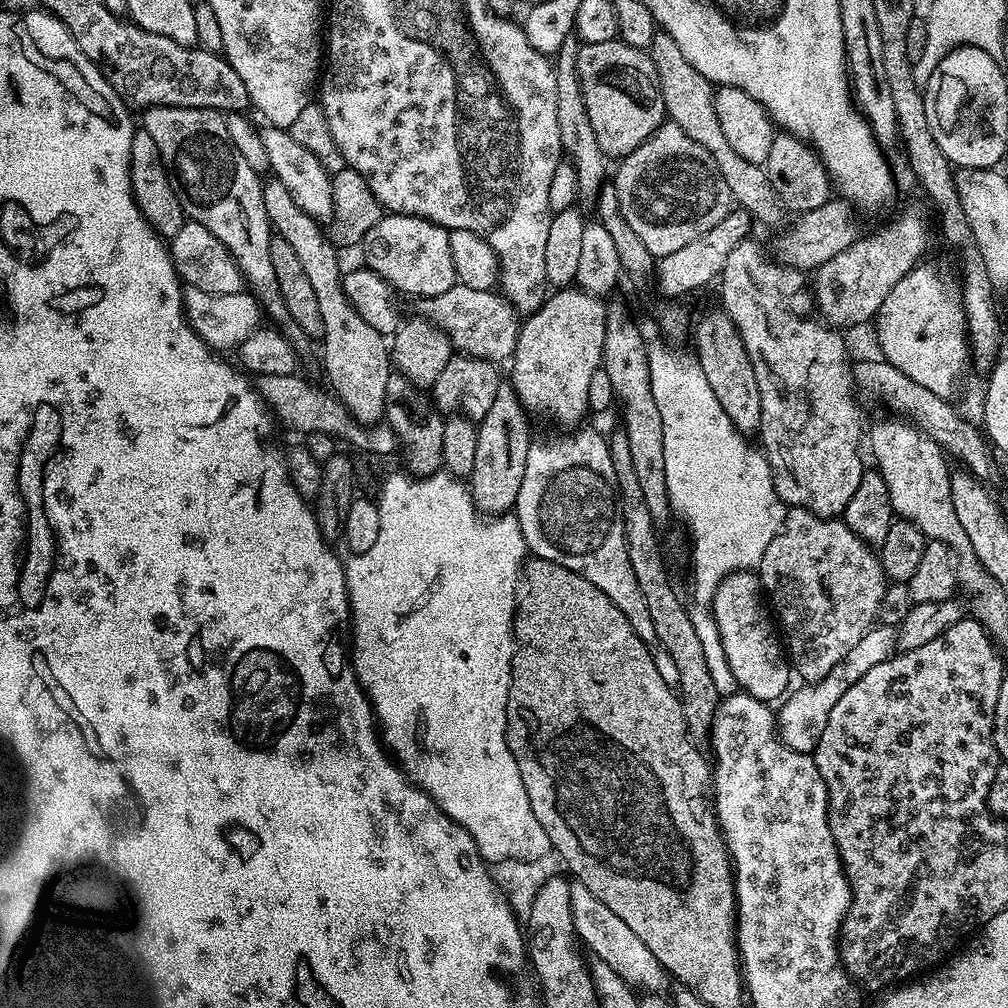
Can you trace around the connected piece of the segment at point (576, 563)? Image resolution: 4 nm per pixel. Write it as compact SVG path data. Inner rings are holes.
M580 426L567 434L560 434L564 436L552 436L549 440L537 439L528 447L526 474L522 474L522 486L518 490L518 498L516 499L516 507L514 509L518 526L522 526L522 538L526 538L529 553L535 559L558 562L562 566L566 566L566 570L574 570L574 574L582 574L582 578L586 578L586 582L594 582L594 586L598 586L598 590L602 590L602 594L606 594L606 598L610 598L610 602L614 602L614 606L618 606L618 610L622 610L622 614L626 614L626 618L630 618L630 626L634 626L634 634L638 634L638 638L642 638L642 642L646 642L646 646L654 658L654 666L658 666L658 674L662 674L662 679L666 681L666 686L678 689L678 670L674 667L674 661L671 660L670 654L666 654L666 646L662 646L662 642L658 642L658 634L654 634L654 622L650 618L650 610L646 610L646 601L642 599L642 590L638 590L638 578L634 578L634 570L630 566L630 554L626 546L626 534L624 533L624 523L620 513L618 478L614 478L614 462L610 462L608 436L605 433L600 433L596 428L584 427Z

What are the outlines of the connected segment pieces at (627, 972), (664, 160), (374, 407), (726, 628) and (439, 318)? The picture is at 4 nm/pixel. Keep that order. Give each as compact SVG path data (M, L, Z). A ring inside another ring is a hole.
M575 881L571 888L571 916L574 918L577 939L590 954L592 952L591 955L606 962L619 977L634 988L642 988L641 991L649 993L659 993L664 990L663 987L666 982L668 983L668 973L654 954L643 945L638 934L630 929L630 926L619 918L618 914L607 909L579 881Z
M674 123L661 124L651 138L638 146L638 150L623 157L617 164L620 165L616 168L614 183L618 192L620 217L628 223L630 230L634 230L634 234L638 234L638 238L642 238L642 246L646 246L654 258L673 254L674 250L689 245L694 238L702 237L711 227L718 226L718 222L734 208L730 187L726 186L714 158Z
M269 177L263 185L263 201L268 220L275 233L290 242L317 295L324 330L324 370L330 384L329 389L343 401L348 412L361 424L371 426L379 423L384 415L386 385L392 375L391 351L386 338L363 321L346 298L337 247L325 231L323 234L319 221L297 206L286 186L276 177Z
M752 570L732 572L712 595L711 610L718 626L722 650L726 650L726 662L730 662L737 685L759 700L779 701L789 691L788 683L794 680L794 669L782 647L773 617L762 599L759 575Z
M458 282L446 290L446 294L425 296L417 299L415 304L419 315L448 335L457 353L493 362L511 361L522 320L511 302L499 291L470 290L470 286Z

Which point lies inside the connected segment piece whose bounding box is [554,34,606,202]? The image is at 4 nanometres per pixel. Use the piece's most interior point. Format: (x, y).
(577, 141)

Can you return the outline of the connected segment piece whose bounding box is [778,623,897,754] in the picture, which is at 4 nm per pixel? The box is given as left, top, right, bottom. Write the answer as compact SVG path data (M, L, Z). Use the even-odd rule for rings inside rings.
M877 623L869 628L862 642L858 642L858 646L854 646L854 650L850 650L850 654L846 654L846 658L842 658L842 662L838 662L838 666L834 666L830 674L826 674L826 678L805 683L800 686L804 688L798 689L796 693L793 691L779 705L778 735L786 746L799 752L815 753L818 738L822 738L822 730L826 730L830 710L834 710L834 702L838 702L838 698L842 698L842 694L846 694L846 690L850 690L850 686L854 686L854 682L858 682L858 678L862 678L866 670L874 670L878 662L886 662L894 655L897 651L896 633L895 627Z

